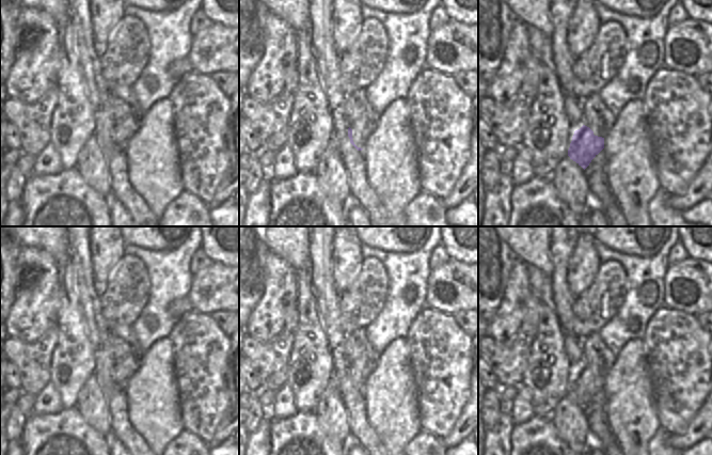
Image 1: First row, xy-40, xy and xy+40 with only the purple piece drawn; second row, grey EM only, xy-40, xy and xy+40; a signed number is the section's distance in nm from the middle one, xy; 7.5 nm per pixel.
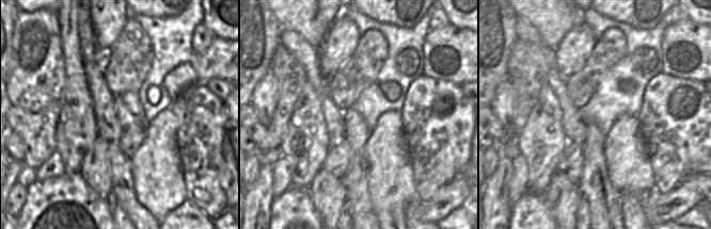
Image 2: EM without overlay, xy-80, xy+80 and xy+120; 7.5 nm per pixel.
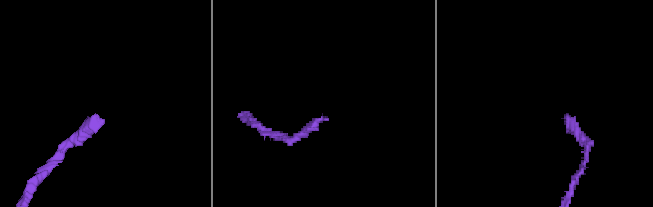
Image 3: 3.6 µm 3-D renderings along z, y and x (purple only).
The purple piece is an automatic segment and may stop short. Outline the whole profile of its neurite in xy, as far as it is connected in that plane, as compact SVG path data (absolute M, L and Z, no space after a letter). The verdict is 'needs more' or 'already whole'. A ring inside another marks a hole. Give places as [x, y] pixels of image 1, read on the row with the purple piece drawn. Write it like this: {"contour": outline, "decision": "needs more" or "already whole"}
{"contour": "M376 114L373 119L369 120L368 126L366 126L366 125L363 126L363 128L361 130L361 146L360 147L358 147L353 142L351 127L348 128L348 137L350 139L350 143L358 151L362 151L365 147L365 143L366 143L367 139L369 138L369 136L371 135L371 132L374 131L374 129L376 128L379 117L380 117L380 114Z", "decision": "needs more"}

